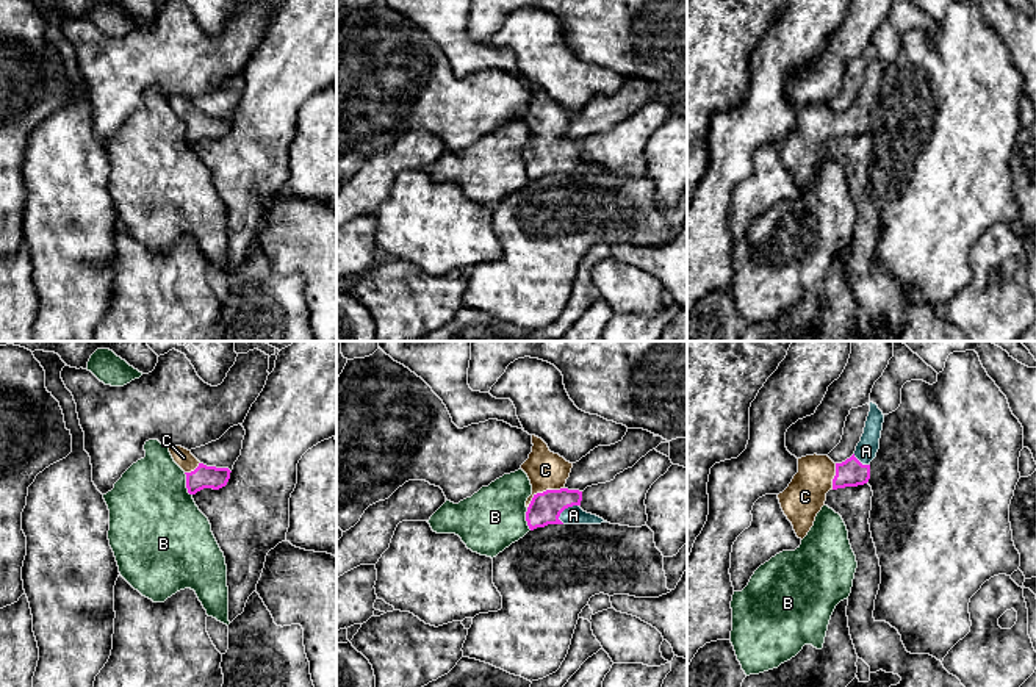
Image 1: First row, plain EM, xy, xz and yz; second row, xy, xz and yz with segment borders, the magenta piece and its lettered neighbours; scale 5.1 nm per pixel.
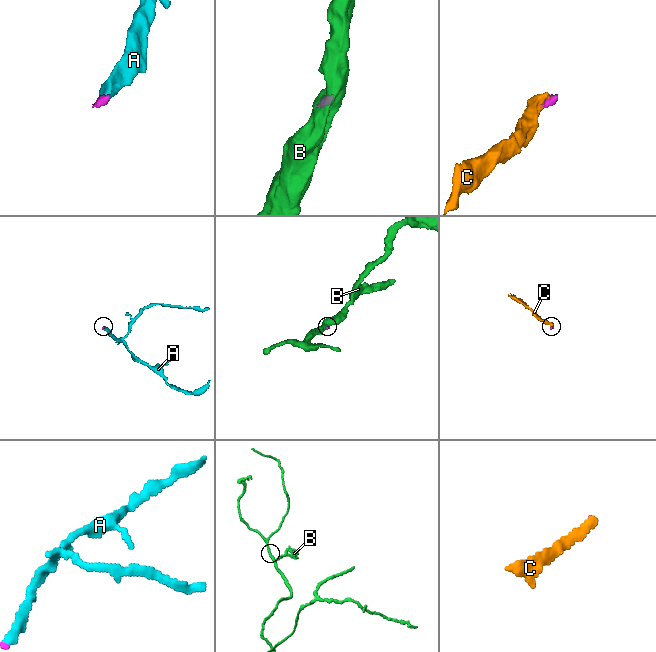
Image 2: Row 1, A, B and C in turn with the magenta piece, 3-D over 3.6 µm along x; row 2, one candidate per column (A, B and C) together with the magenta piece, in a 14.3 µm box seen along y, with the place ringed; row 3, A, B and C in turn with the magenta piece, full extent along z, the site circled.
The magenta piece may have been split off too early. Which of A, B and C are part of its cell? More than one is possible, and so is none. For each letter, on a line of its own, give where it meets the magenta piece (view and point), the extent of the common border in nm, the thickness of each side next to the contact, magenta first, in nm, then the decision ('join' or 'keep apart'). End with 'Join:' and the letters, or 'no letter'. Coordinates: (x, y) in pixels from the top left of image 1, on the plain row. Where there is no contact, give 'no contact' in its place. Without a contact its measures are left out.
A: xz (567, 157) | 130 nm | 160/100 nm | join
B: xy (187, 133) | 130 nm | 120/460 nm | keep apart
C: xz (543, 141) | 220 nm | 160/190 nm | join
Join: A, C

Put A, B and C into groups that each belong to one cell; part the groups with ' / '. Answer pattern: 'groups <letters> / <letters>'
groups A C / B

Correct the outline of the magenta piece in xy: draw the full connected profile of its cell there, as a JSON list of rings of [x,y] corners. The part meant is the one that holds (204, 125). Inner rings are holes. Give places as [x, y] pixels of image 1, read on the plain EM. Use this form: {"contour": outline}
{"contour": [[[182,95],[169,97],[169,102],[174,111],[186,124],[186,138],[189,144],[196,144],[197,141],[203,138],[219,139],[227,135],[230,128],[230,122],[232,122],[228,117],[207,116],[200,113],[191,103],[191,100]]]}

